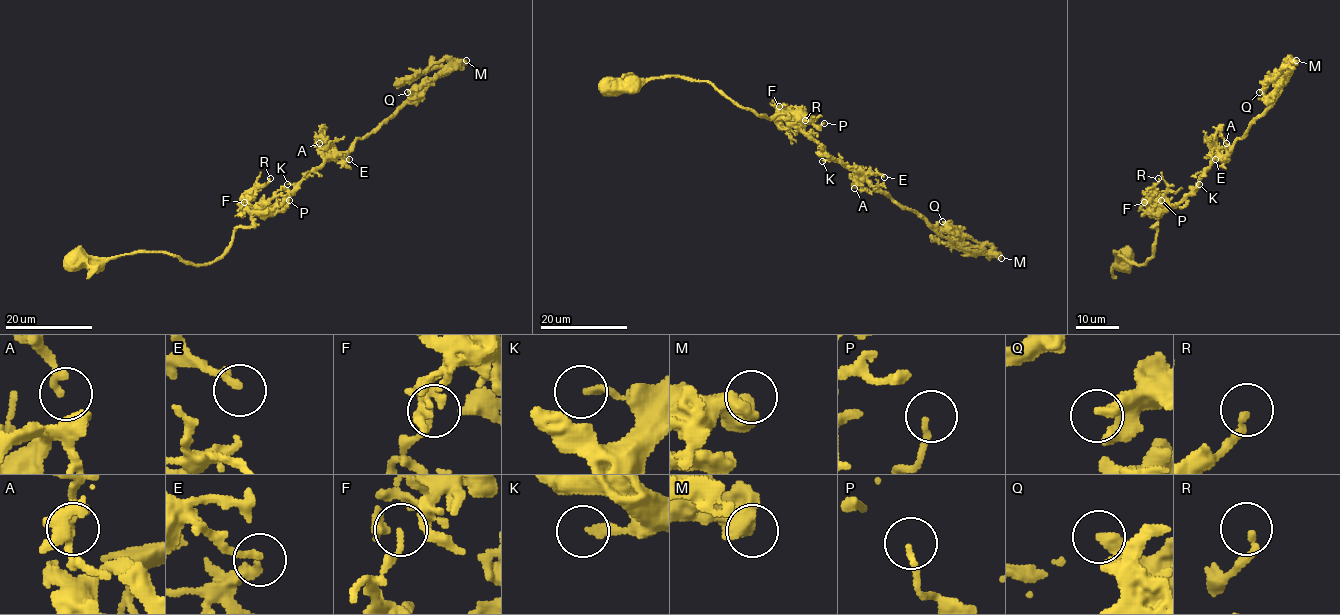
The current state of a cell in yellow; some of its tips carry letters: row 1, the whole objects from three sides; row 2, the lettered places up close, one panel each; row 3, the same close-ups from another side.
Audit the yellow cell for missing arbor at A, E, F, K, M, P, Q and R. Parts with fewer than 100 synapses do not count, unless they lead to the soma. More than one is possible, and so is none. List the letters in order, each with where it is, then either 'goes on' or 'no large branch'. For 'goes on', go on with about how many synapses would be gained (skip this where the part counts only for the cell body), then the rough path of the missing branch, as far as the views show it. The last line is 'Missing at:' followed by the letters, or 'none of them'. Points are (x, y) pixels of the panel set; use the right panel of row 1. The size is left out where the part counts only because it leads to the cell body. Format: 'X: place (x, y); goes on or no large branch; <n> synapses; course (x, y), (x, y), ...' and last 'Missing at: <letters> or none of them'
A: place (1226, 143); no large branch
E: place (1215, 159); no large branch
F: place (1144, 202); no large branch
K: place (1199, 184); no large branch
M: place (1296, 60); no large branch
P: place (1161, 200); no large branch
Q: place (1259, 92); no large branch
R: place (1158, 178); no large branch
Missing at: none of them

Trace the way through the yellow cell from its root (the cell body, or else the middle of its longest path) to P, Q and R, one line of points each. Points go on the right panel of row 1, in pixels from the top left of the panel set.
P: (1126, 260), (1130, 255), (1114, 252), (1136, 264), (1153, 254), (1161, 200)
Q: (1126, 260), (1114, 252), (1136, 264), (1153, 254), (1157, 215), (1231, 150), (1276, 99), (1284, 72), (1259, 92)
R: (1126, 260), (1130, 255), (1118, 258), (1114, 252), (1136, 264), (1153, 254), (1157, 211), (1152, 188), (1158, 178)

